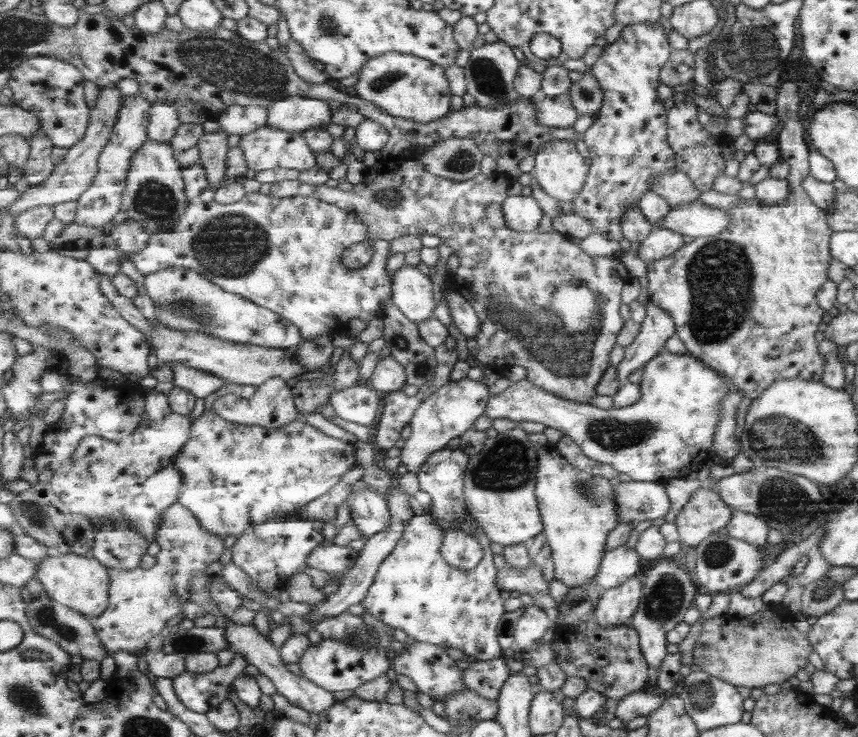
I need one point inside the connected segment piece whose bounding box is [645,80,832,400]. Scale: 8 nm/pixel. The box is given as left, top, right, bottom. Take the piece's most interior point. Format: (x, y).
(744, 301)

